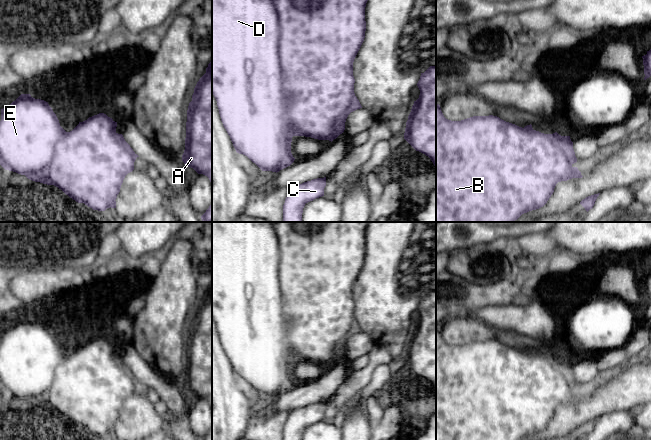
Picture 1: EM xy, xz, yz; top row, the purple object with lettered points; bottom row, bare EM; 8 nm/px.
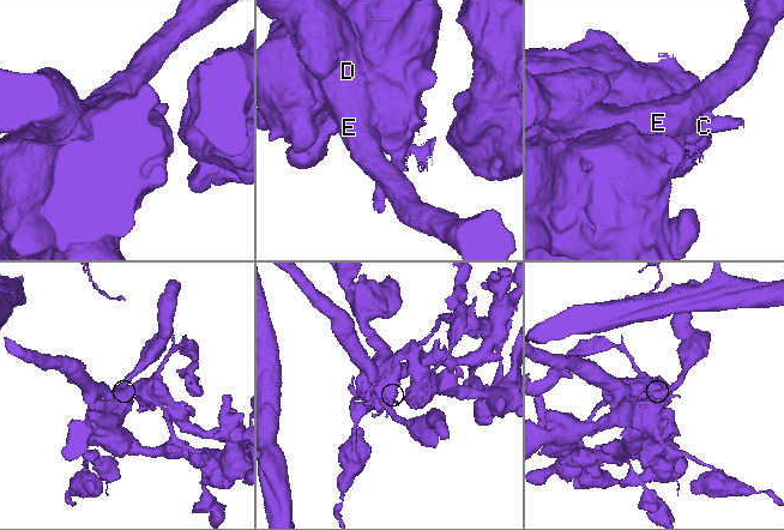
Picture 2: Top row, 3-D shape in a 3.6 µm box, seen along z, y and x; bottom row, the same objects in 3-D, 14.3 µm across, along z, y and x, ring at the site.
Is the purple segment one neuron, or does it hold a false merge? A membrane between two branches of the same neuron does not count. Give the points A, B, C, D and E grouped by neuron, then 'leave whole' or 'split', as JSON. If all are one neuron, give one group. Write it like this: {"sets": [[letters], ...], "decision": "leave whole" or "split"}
{"sets": [["A", "B", "C"], ["D", "E"]], "decision": "split"}

